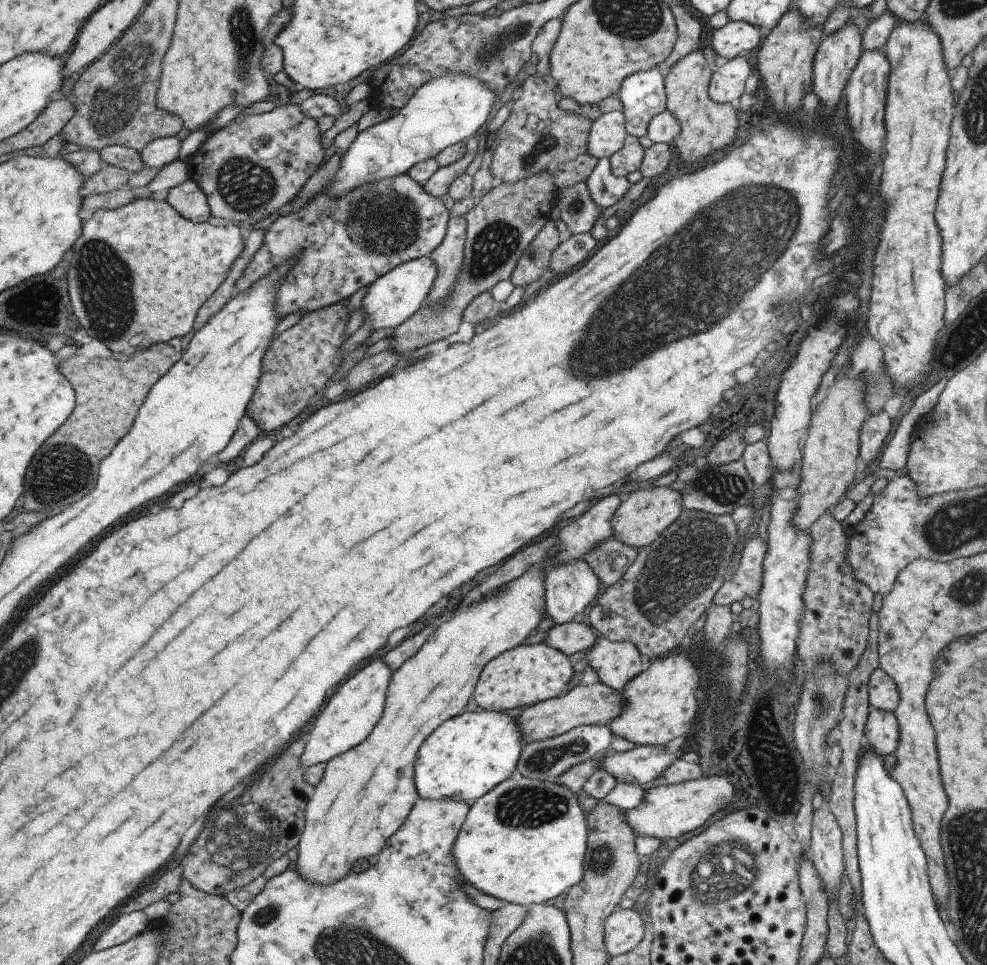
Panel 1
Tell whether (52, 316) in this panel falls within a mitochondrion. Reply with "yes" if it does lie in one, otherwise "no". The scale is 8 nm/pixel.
yes

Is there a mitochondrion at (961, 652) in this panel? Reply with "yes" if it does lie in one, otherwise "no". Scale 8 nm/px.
no

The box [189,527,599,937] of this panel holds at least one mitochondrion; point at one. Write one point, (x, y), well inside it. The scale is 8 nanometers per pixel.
(240, 840)

